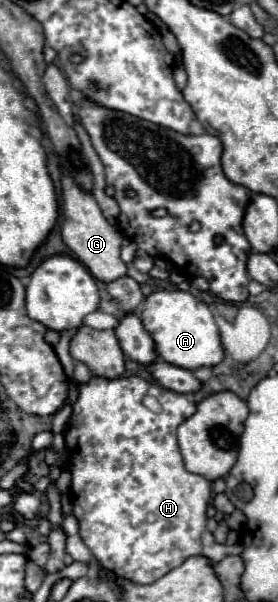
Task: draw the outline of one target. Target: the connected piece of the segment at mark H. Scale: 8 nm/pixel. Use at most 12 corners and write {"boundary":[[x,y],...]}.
{"boundary":[[78,382],[66,454],[80,536],[152,584],[242,546],[206,530],[184,394]]}

